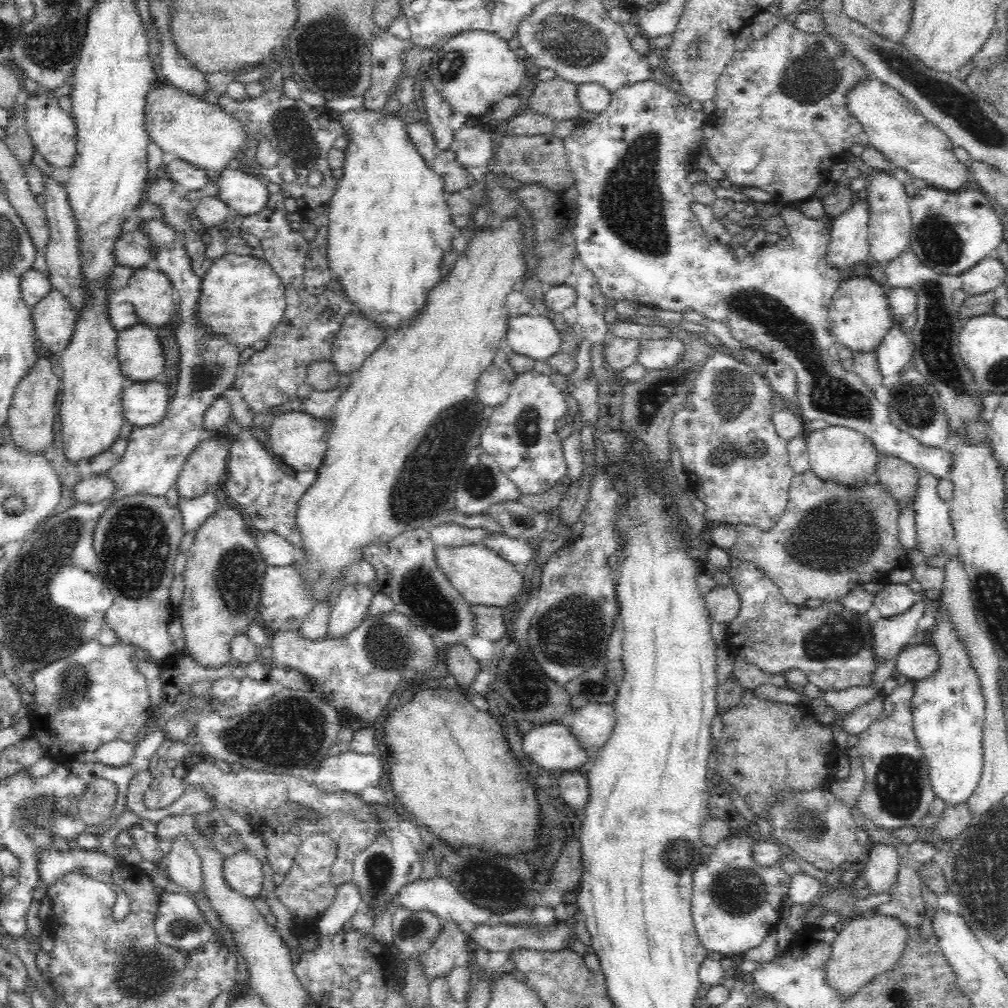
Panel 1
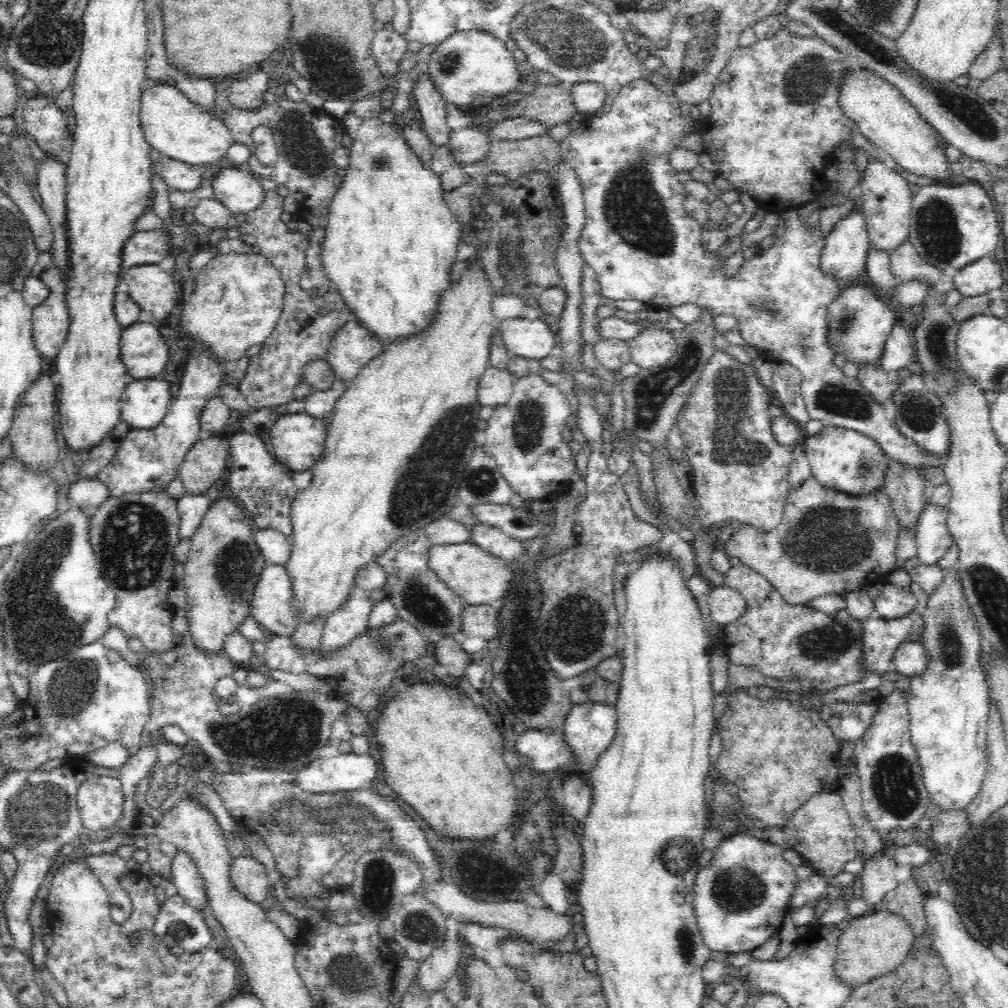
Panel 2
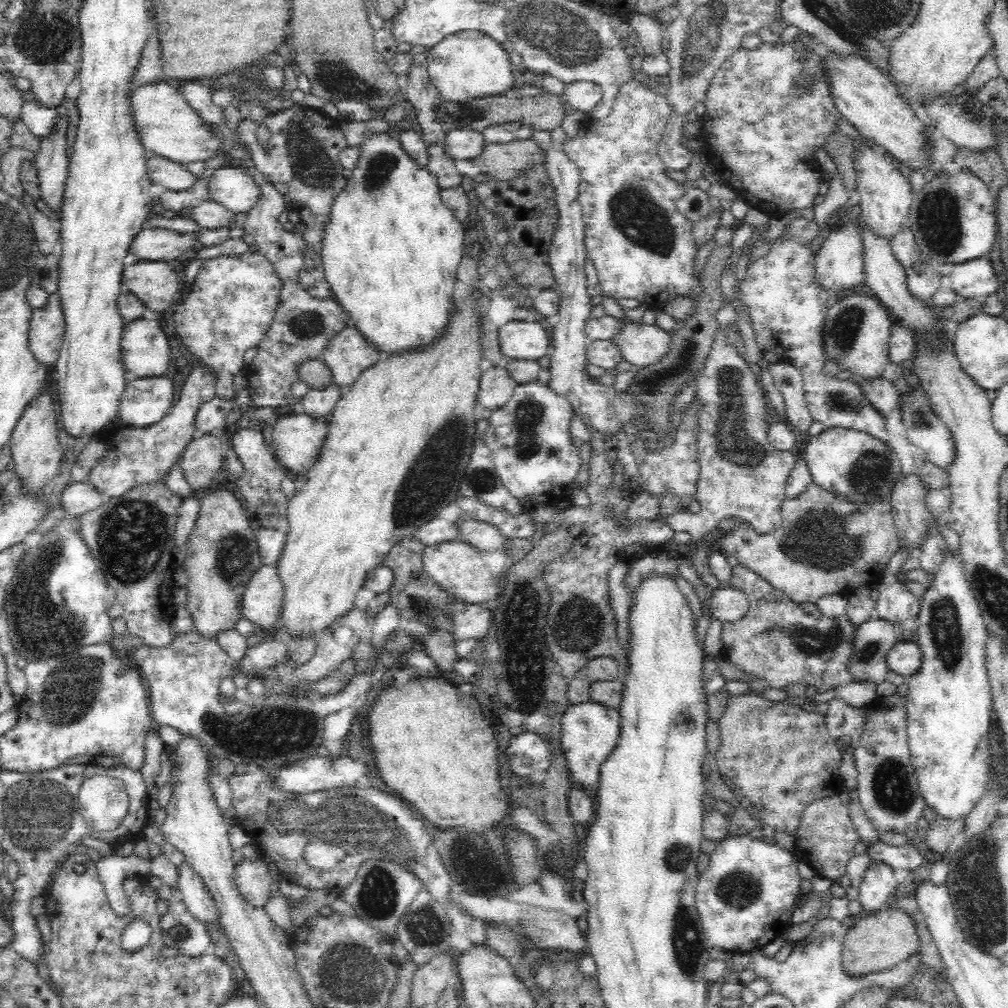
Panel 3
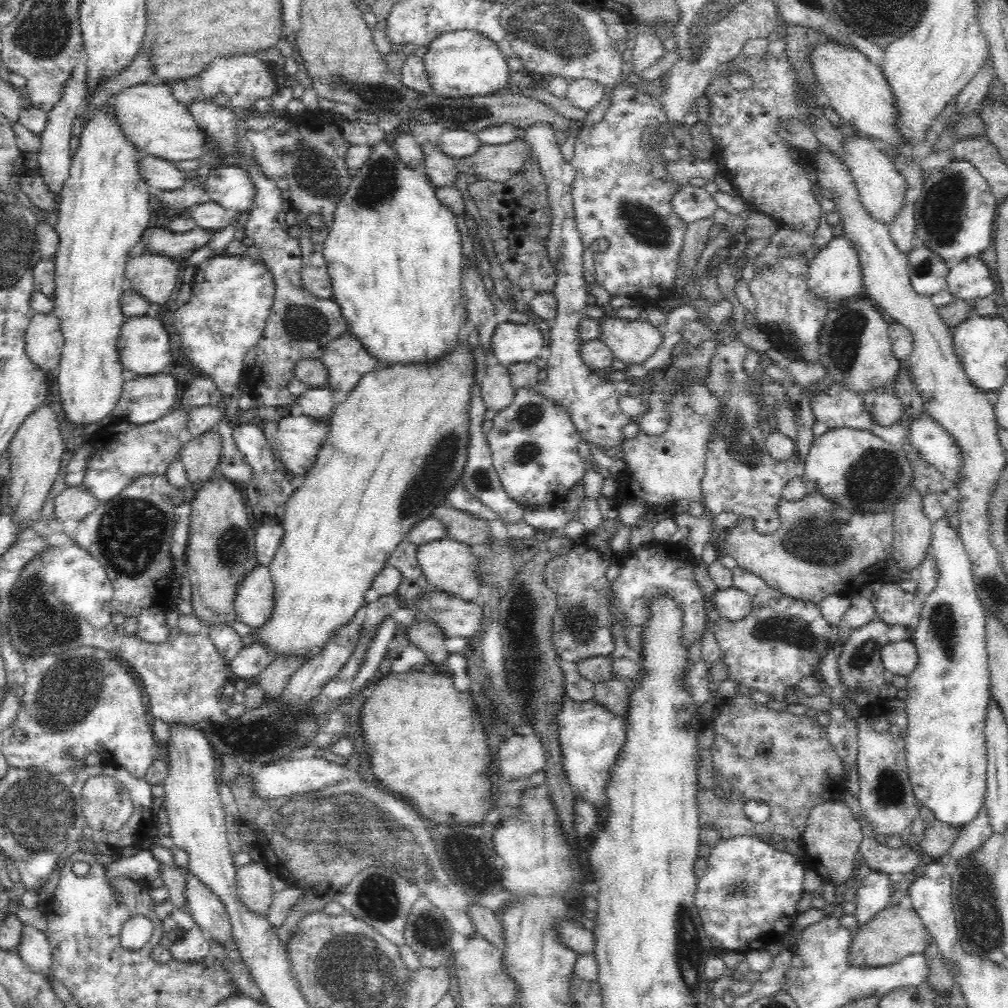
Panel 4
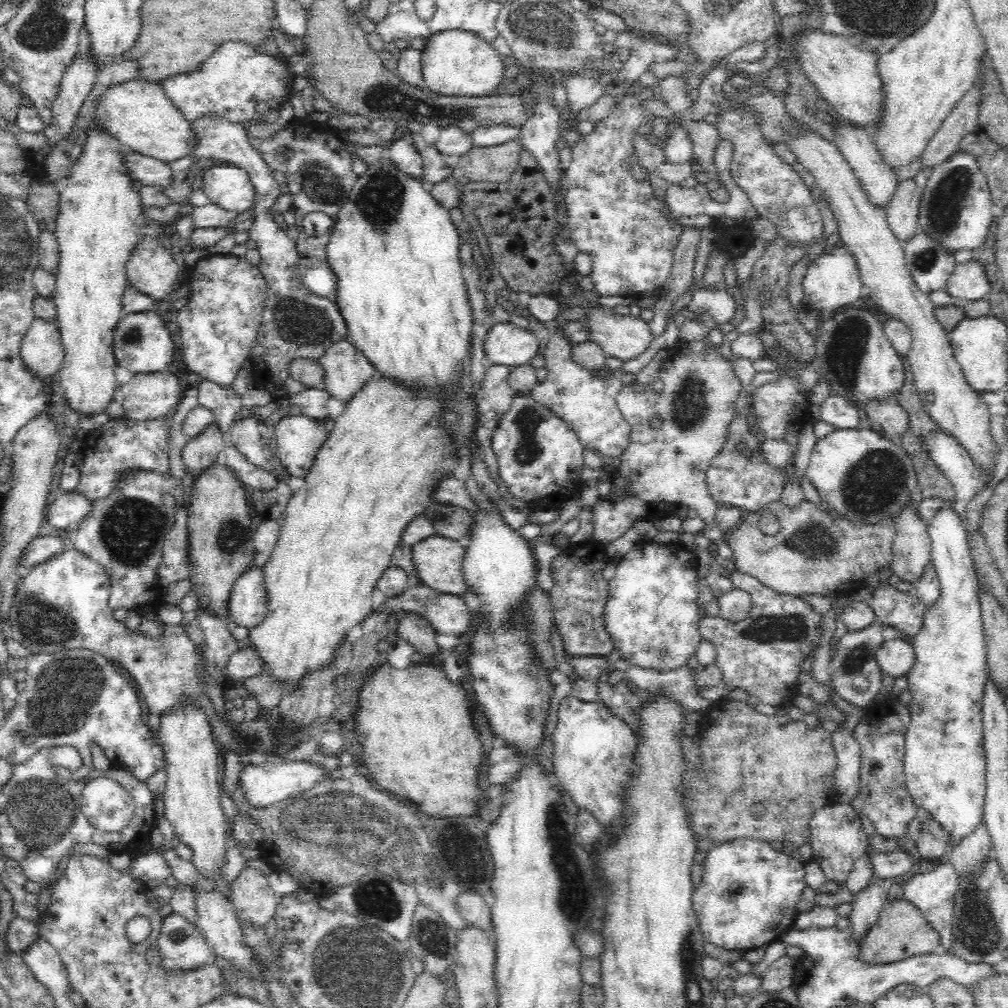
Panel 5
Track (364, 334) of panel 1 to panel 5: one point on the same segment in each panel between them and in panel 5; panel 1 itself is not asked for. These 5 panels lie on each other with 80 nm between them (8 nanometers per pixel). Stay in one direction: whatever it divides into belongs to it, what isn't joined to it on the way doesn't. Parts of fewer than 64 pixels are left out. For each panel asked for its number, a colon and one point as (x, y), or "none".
2: (352, 347)
3: (348, 354)
4: (346, 361)
5: (346, 371)

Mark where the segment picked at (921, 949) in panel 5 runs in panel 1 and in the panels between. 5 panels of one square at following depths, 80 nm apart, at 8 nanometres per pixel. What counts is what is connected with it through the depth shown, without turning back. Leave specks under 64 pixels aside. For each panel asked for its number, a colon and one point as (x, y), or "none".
1: (866, 947)
2: (873, 945)
3: (879, 941)
4: (896, 932)

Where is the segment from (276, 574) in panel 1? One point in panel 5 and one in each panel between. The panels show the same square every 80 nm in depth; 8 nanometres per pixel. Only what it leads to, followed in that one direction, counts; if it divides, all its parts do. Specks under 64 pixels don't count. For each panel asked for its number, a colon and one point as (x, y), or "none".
2: (271, 604)
3: (262, 600)
4: (254, 600)
5: (246, 607)

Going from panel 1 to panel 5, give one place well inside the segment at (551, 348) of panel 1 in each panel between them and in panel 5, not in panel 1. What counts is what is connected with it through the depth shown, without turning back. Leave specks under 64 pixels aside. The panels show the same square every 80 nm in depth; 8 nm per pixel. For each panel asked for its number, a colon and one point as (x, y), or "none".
2: (528, 339)
3: (518, 340)
4: (511, 343)
5: (506, 345)

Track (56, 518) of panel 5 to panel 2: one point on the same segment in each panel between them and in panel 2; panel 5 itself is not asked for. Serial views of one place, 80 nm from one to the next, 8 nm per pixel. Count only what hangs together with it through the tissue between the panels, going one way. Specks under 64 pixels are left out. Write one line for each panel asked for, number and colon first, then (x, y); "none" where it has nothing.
2: (89, 494)
3: (78, 499)
4: (76, 502)

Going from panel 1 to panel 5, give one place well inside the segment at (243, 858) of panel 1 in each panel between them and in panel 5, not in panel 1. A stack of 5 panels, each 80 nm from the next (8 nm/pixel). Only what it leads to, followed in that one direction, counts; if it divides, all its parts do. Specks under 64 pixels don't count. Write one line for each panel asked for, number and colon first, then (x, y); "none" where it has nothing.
2: (247, 874)
3: (253, 879)
4: (253, 880)
5: (253, 900)

